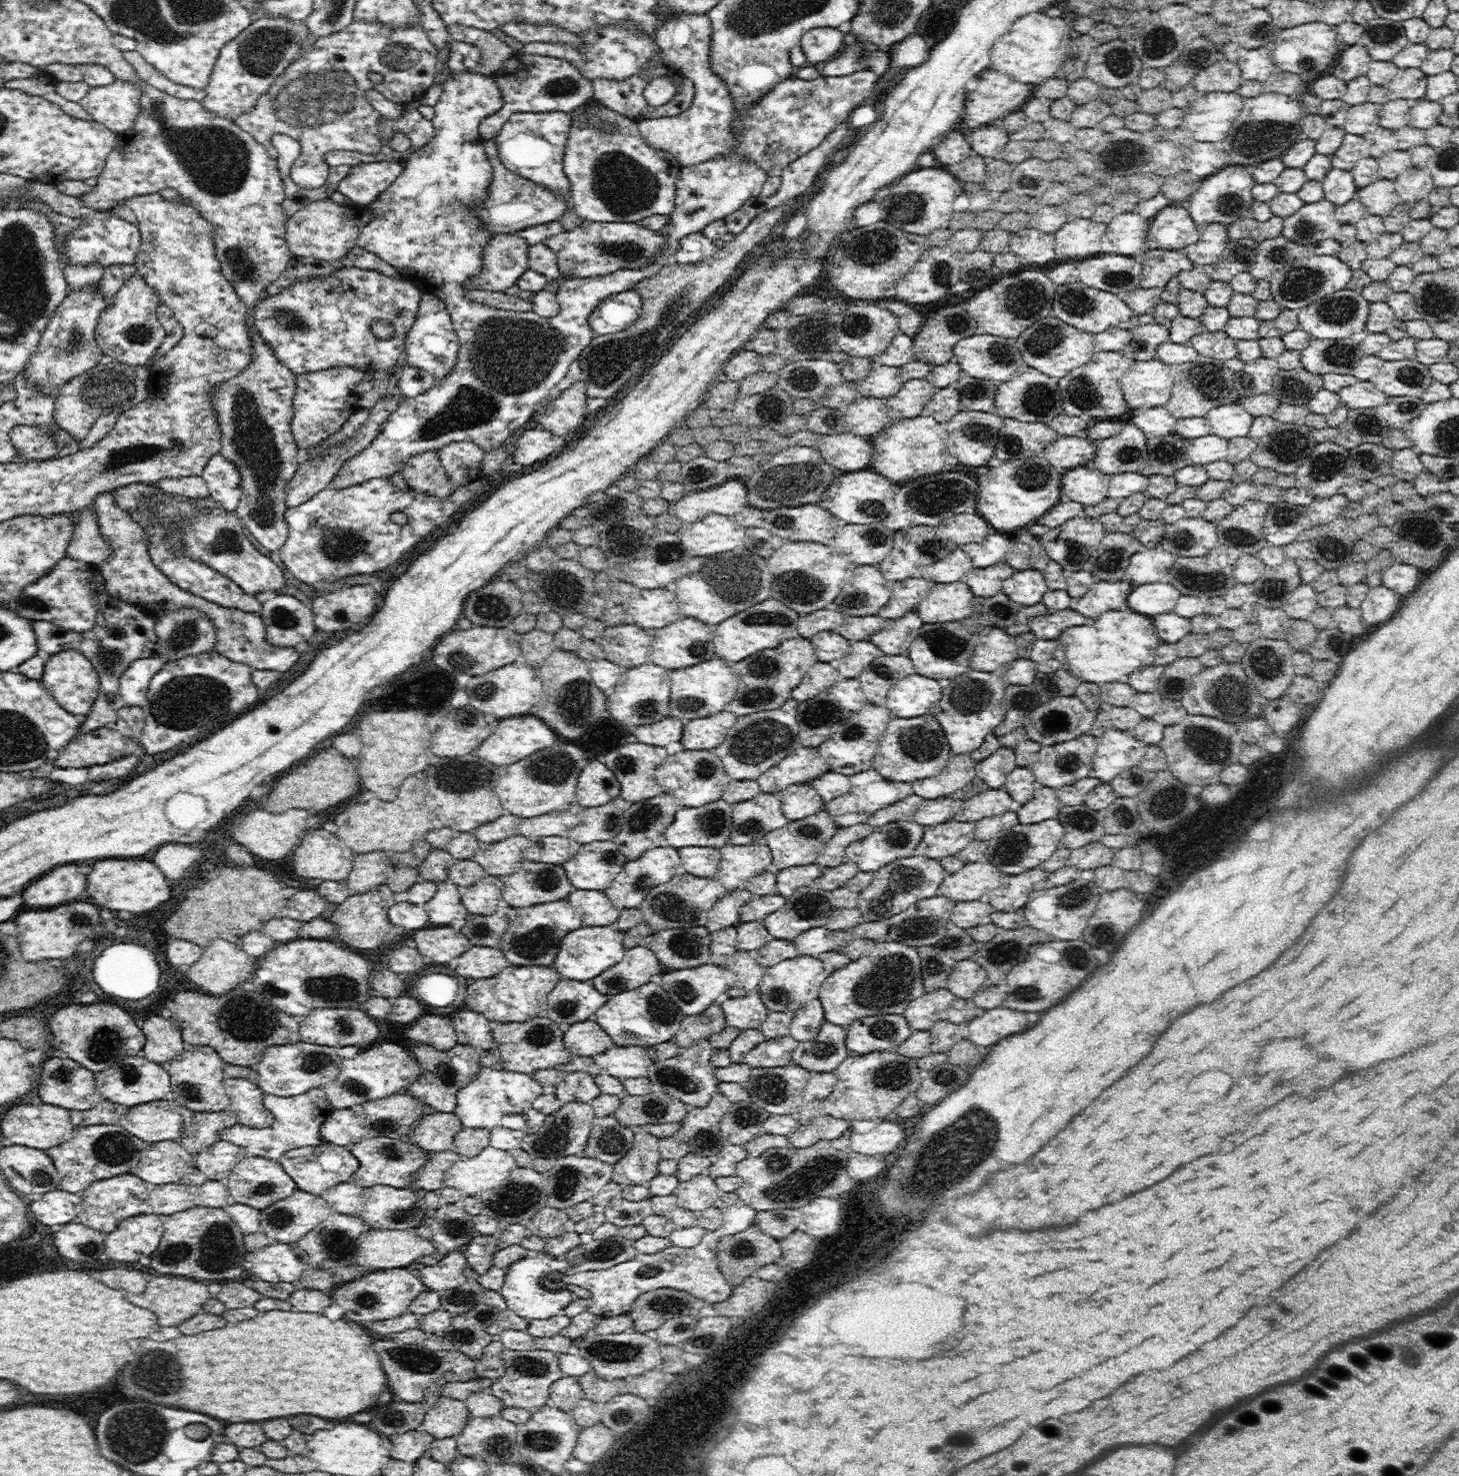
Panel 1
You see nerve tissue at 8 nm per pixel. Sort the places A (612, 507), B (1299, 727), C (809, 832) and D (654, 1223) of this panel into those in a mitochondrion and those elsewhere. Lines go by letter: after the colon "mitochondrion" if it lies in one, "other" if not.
A: other
B: other
C: mitochondrion
D: other

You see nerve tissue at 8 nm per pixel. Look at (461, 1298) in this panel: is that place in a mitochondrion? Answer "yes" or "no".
yes

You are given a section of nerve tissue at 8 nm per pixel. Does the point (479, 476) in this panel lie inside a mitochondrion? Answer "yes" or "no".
no

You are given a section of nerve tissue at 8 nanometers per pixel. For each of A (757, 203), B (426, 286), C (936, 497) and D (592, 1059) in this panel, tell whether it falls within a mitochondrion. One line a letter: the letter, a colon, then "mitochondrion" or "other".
A: other
B: other
C: mitochondrion
D: other

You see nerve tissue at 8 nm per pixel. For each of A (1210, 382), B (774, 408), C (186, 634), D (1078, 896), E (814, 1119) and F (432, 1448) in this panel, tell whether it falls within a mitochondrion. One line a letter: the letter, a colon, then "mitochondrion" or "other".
A: mitochondrion
B: mitochondrion
C: mitochondrion
D: mitochondrion
E: other
F: other

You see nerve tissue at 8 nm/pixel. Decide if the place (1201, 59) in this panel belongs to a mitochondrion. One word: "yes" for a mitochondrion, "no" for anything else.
yes

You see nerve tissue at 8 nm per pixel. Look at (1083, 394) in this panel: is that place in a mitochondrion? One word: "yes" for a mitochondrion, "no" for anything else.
yes

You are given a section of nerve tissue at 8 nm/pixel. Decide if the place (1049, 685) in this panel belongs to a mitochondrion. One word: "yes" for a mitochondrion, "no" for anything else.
no

